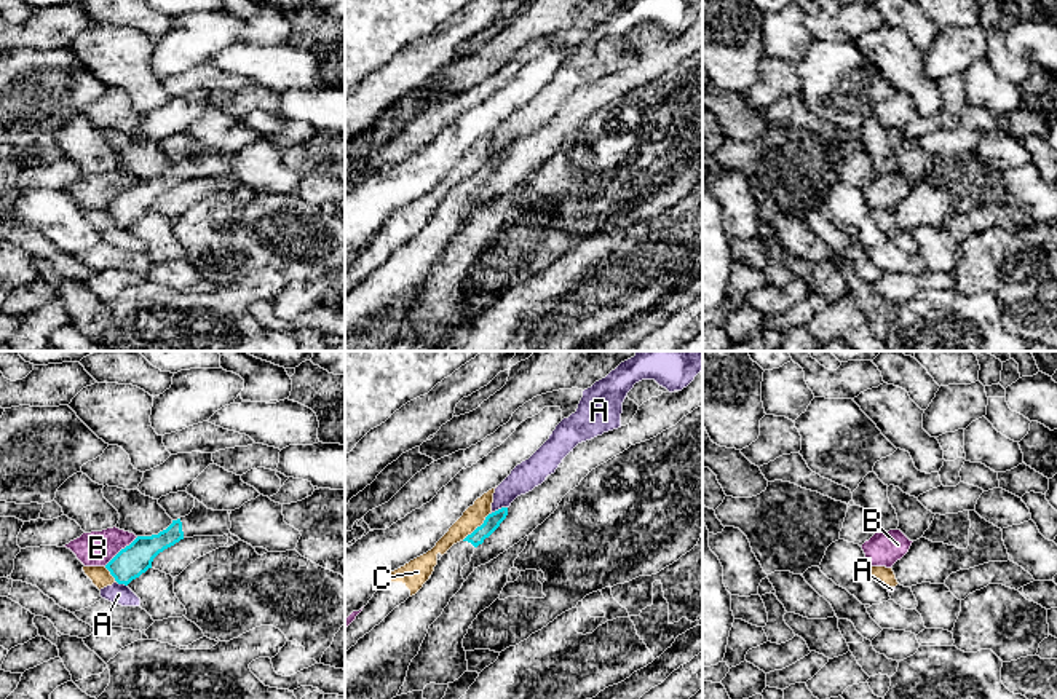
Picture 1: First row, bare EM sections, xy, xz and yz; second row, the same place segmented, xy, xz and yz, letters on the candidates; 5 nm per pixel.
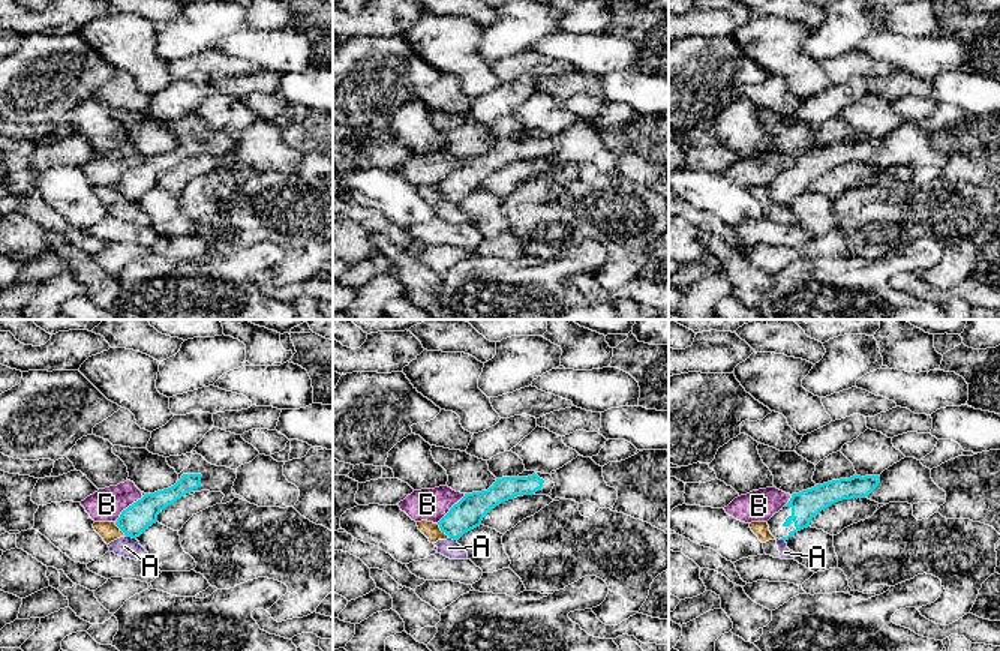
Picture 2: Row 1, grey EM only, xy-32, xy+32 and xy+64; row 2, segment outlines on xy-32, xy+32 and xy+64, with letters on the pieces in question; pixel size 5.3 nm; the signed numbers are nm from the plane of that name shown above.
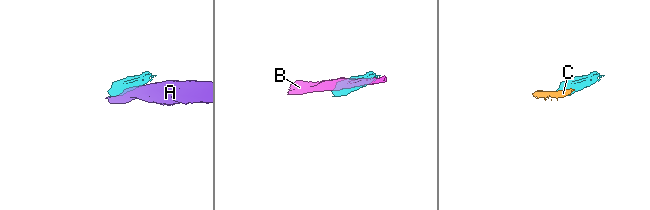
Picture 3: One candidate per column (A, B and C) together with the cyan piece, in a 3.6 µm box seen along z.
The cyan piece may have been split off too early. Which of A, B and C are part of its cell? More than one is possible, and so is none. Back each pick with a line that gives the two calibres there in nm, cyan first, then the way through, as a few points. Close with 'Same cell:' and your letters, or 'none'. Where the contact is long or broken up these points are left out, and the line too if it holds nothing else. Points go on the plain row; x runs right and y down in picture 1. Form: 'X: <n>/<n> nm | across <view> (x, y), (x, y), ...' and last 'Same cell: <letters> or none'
Same cell: none

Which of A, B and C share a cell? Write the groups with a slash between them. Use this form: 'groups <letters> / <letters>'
groups A C / B

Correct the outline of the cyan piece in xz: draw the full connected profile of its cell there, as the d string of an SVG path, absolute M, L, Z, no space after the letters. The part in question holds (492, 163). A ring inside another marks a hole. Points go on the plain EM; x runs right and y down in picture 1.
M508 150L489 156L481 169L437 203L433 217L415 238L345 295L345 351L383 351L398 338L430 268L461 231L463 209L506 158Z

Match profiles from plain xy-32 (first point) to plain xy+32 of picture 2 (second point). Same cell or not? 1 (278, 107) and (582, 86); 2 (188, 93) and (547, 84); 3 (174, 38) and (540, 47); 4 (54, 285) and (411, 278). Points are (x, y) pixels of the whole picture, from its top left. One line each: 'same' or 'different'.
1: different
2: different
3: different
4: different

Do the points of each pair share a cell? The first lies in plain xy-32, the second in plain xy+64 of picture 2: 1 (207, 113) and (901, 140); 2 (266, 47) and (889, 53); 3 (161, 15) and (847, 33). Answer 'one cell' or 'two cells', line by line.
1: two cells
2: one cell
3: two cells

